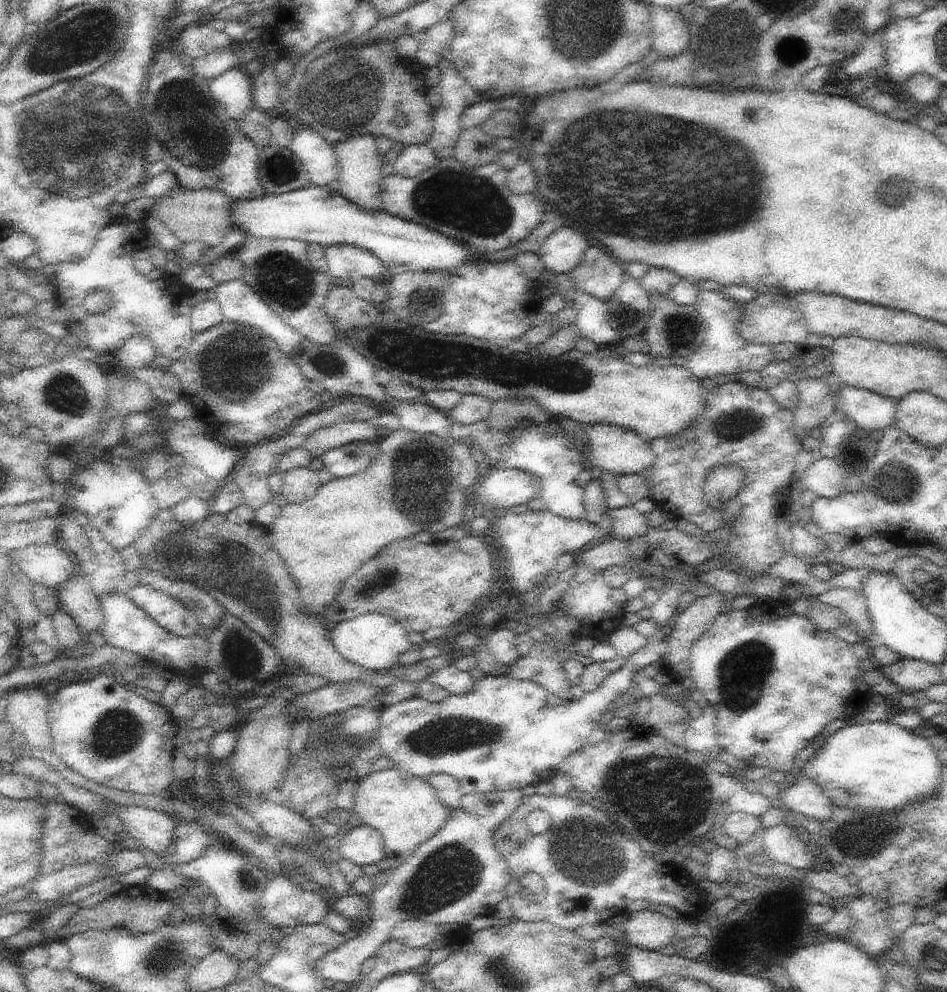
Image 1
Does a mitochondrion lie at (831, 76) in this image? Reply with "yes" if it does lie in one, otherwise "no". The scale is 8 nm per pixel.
no

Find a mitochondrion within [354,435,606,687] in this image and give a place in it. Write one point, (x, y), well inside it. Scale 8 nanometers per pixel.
(422, 487)

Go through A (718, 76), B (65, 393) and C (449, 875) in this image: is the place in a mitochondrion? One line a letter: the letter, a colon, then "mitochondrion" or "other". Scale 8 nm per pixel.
A: mitochondrion
B: mitochondrion
C: mitochondrion

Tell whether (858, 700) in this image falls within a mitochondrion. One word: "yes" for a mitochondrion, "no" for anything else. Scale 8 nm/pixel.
no

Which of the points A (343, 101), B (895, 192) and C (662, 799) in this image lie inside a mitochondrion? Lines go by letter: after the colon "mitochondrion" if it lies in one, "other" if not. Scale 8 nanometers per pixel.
A: mitochondrion
B: mitochondrion
C: mitochondrion

